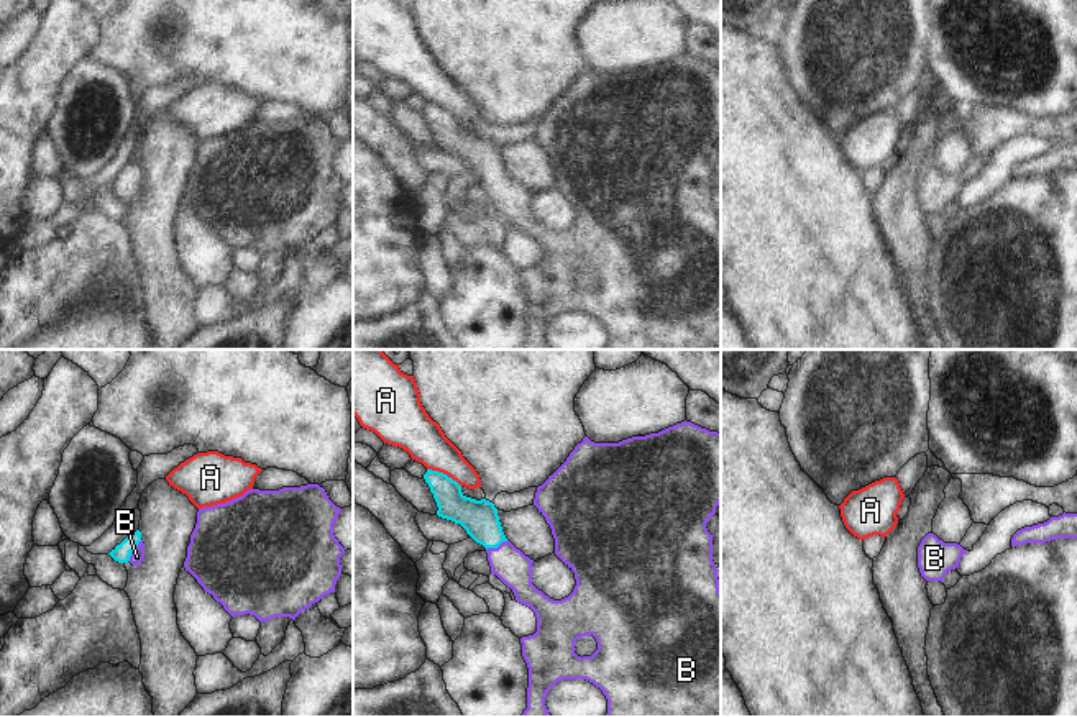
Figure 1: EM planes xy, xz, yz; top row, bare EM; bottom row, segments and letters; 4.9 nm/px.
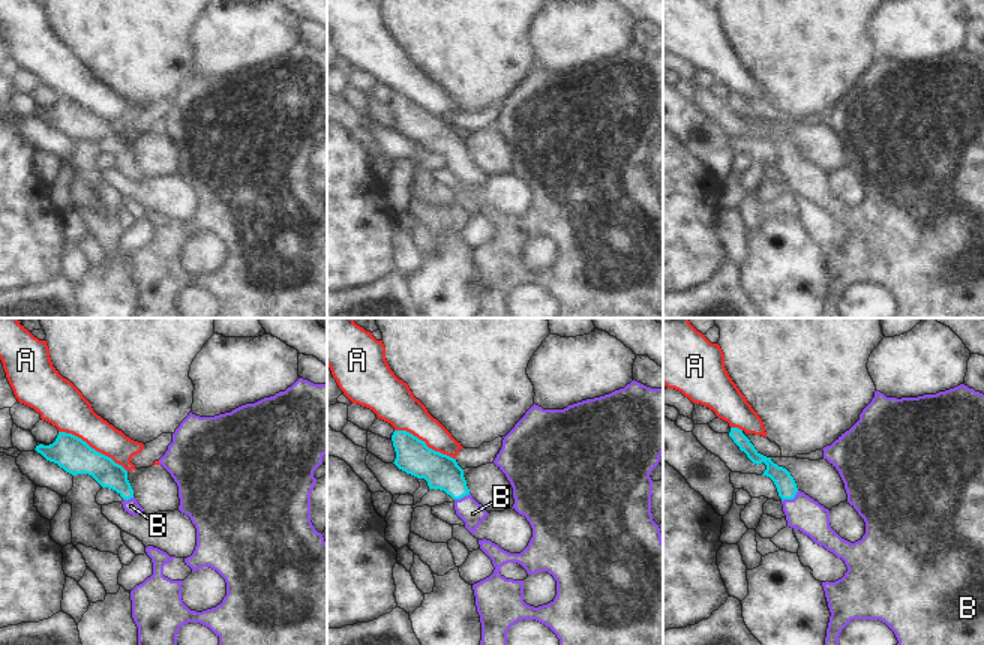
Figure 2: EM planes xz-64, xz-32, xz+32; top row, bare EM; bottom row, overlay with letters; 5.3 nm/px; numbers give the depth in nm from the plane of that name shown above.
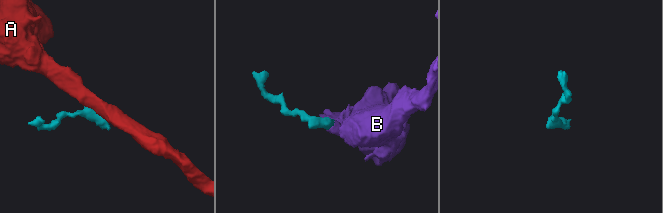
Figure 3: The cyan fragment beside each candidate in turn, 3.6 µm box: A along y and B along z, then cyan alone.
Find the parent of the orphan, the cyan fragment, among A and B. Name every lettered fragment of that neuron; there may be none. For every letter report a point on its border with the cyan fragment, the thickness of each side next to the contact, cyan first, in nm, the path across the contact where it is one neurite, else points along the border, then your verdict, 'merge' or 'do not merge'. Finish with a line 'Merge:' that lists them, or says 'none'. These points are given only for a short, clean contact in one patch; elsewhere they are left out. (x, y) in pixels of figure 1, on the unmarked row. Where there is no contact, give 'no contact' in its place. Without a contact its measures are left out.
A: contact xz (442, 105); calibres 150 and 200 nm; border xz (427, 100), (445, 105), (460, 118); do not merge
B: contact xz (496, 179); calibres 180 and 170 nm; way xz (480, 151), (496, 179), (508, 196); merge
Merge: B

